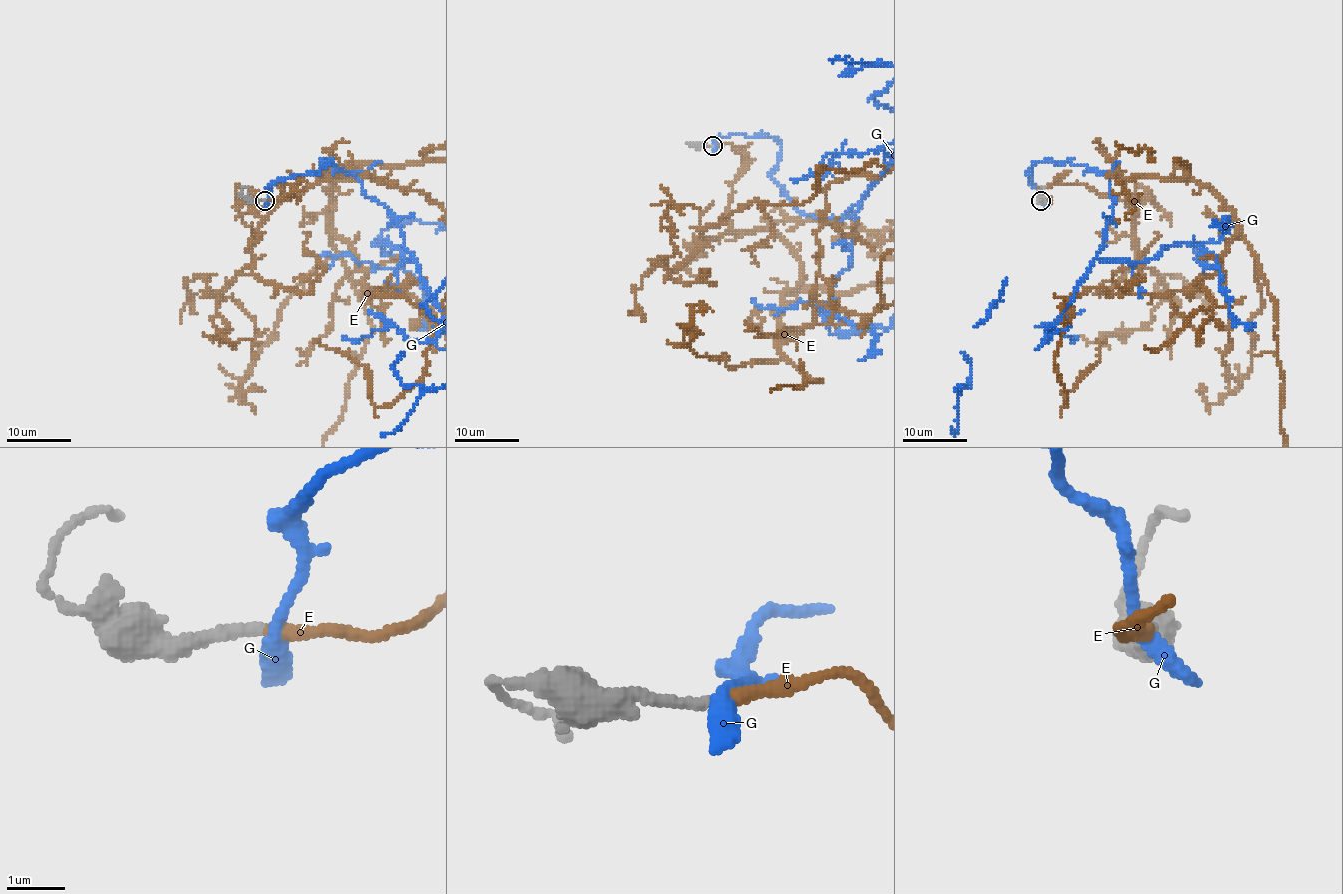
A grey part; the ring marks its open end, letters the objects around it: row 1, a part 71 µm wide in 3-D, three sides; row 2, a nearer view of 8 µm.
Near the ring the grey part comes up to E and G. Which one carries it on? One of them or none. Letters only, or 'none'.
E

